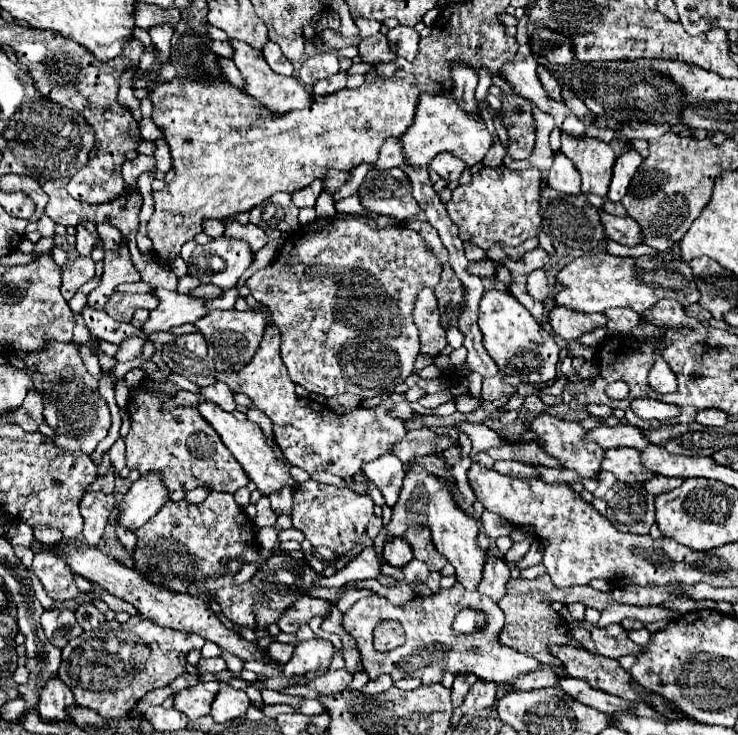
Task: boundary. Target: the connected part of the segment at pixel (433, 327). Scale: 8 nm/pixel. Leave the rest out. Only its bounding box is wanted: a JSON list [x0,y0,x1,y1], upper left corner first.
[413,287,447,357]

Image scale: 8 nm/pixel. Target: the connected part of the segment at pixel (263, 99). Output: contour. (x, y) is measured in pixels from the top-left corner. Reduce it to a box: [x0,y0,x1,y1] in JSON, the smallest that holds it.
[231,41,313,115]

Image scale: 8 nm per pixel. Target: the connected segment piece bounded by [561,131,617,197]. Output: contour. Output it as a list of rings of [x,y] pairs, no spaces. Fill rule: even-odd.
[[[561,131],[561,153],[573,161],[581,173],[581,191],[595,193],[599,197],[607,195],[611,183],[611,169],[615,163],[615,153],[609,143],[595,137],[573,137]]]

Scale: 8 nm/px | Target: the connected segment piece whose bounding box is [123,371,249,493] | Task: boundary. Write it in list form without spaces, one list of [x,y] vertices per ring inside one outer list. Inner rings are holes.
[[[165,373],[151,375],[147,381],[151,385],[141,383],[129,389],[127,411],[131,417],[131,429],[125,441],[127,467],[137,469],[141,475],[151,471],[161,475],[161,481],[167,491],[191,491],[197,487],[207,487],[209,491],[235,493],[237,489],[249,483],[245,471],[231,455],[231,451],[223,445],[217,431],[201,417],[201,413],[191,407],[167,407],[161,395],[175,397],[177,387]]]

